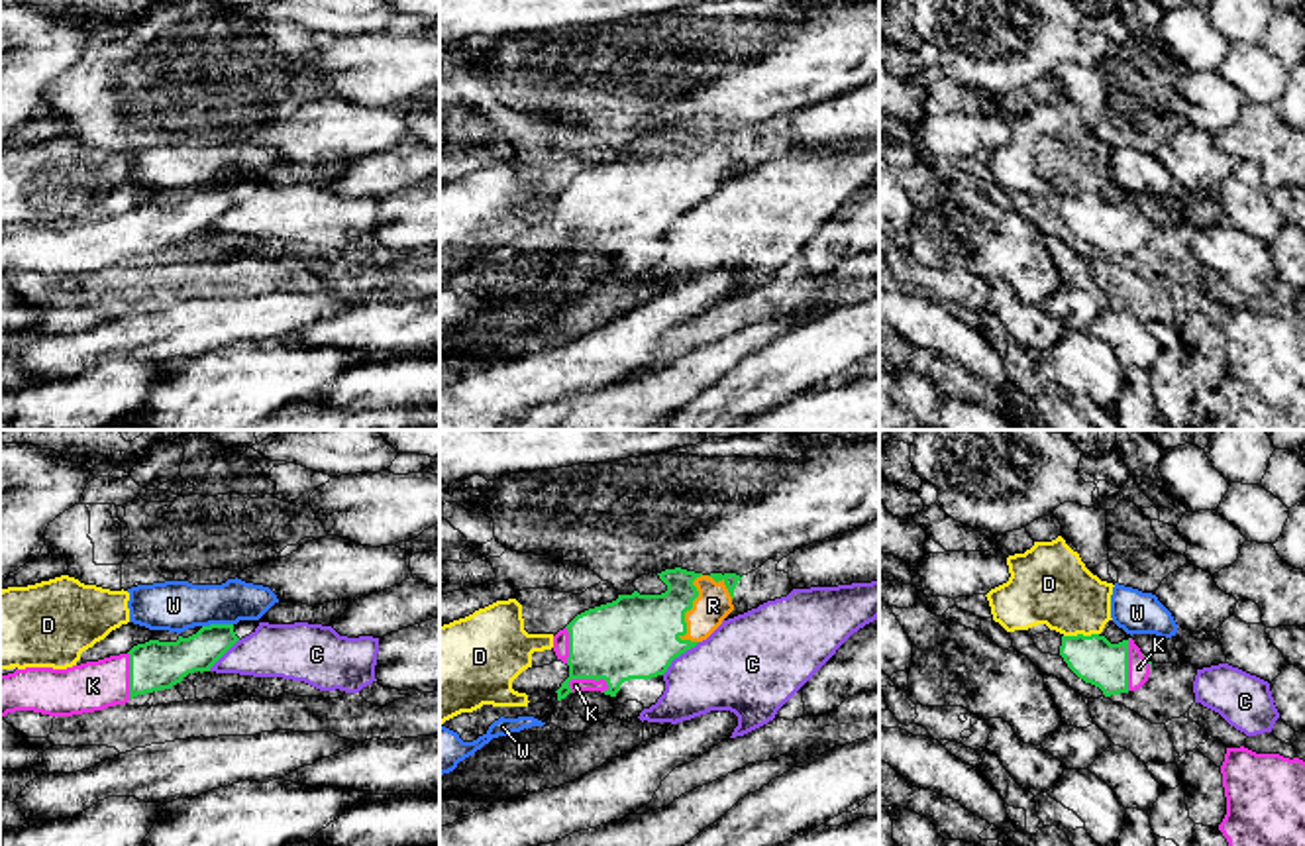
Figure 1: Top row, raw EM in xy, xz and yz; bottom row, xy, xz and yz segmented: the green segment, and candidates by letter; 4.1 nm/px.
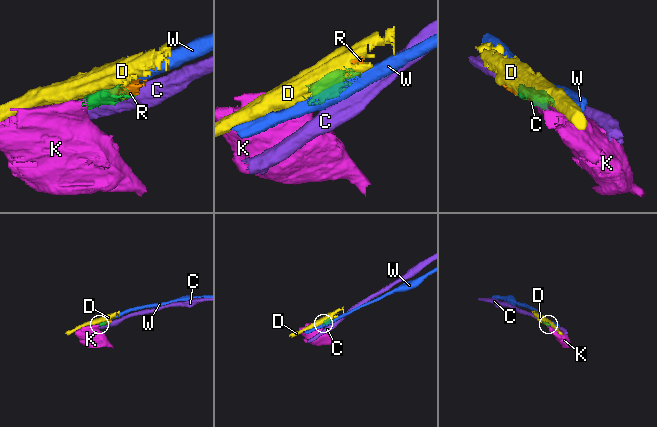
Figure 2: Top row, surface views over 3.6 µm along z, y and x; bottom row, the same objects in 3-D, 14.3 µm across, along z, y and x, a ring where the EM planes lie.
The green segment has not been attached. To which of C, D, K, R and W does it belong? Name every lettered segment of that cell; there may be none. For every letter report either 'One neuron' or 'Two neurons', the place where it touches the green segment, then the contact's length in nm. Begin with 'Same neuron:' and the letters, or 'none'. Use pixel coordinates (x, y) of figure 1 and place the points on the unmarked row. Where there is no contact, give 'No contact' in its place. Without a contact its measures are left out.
Same neuron: K, R
C: Two neurons. Touches green at xz (679, 214). Shared border 200 nm
D: Two neurons. Touches green at yz (1080, 195). Shared border 140 nm
K: One neuron. Touches green at xz (589, 238). Shared border 180 nm
R: One neuron. Touches green at xz (691, 167). Shared border 300 nm
W: Two neurons. Touches green at xy (216, 185). Shared border 130 nm

